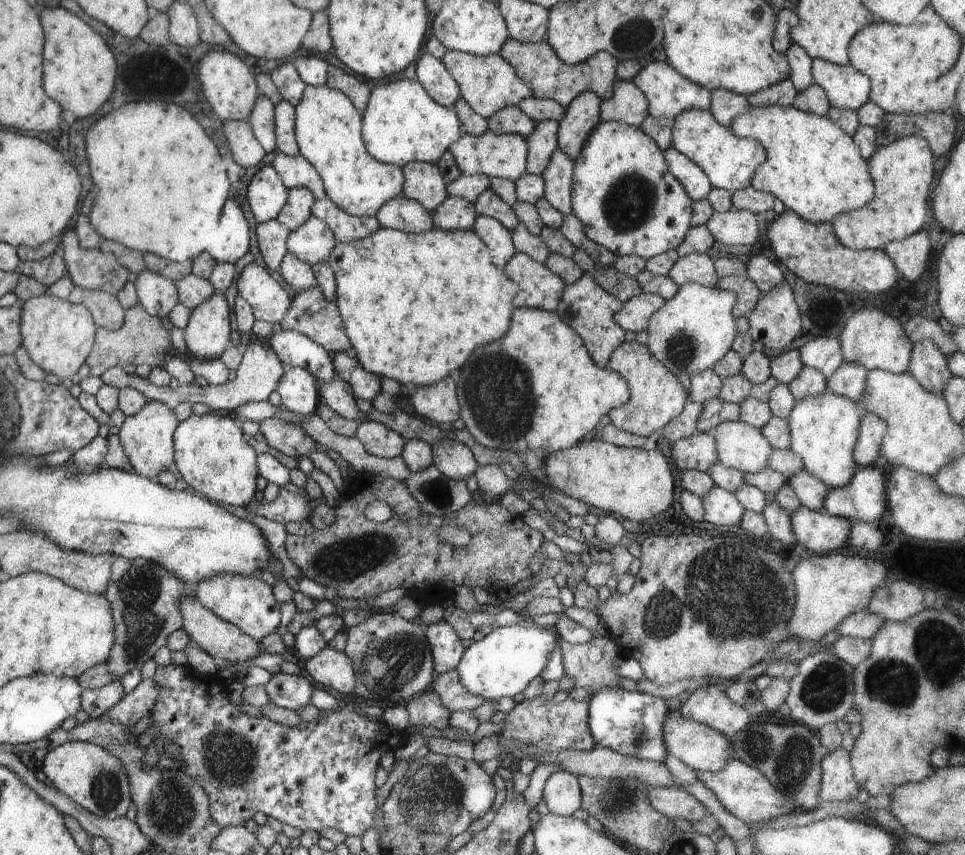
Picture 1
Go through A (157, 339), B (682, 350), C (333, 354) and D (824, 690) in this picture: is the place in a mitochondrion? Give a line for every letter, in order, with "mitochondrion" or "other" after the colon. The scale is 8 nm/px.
A: mitochondrion
B: mitochondrion
C: other
D: mitochondrion

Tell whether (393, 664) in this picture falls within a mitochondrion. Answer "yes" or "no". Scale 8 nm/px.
yes

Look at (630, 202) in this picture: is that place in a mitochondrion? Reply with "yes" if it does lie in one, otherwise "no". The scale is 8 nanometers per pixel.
yes

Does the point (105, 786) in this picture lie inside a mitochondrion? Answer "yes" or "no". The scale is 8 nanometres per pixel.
yes

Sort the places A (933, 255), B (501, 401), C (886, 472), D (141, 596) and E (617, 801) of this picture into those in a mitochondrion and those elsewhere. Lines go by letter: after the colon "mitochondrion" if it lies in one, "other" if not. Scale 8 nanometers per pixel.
A: other
B: mitochondrion
C: other
D: mitochondrion
E: mitochondrion

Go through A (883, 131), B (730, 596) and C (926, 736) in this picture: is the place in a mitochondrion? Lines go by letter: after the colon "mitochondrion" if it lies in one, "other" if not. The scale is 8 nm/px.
A: other
B: mitochondrion
C: other

